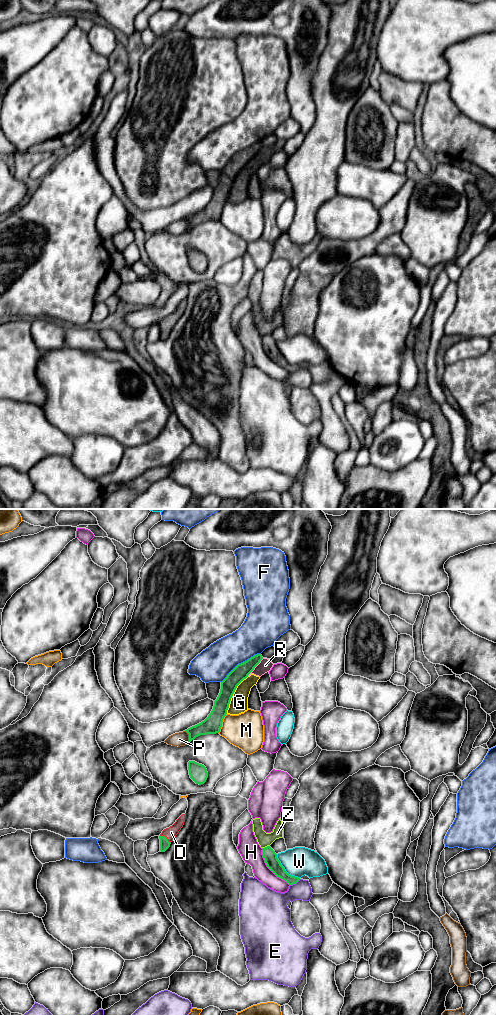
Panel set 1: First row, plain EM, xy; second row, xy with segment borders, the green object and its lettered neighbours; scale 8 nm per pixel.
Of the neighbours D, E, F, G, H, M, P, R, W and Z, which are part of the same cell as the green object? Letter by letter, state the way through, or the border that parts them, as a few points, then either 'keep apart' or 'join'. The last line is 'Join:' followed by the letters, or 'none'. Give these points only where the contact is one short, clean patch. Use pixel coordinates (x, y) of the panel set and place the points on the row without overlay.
D: way xy (164, 331), (165, 325), (171, 320); join
E: keep apart
F: keep apart
G: keep apart
H: keep apart
M: keep apart
P: keep apart
R: border xy (263, 146), (247, 163); keep apart
W: keep apart
Z: keep apart
Join: D

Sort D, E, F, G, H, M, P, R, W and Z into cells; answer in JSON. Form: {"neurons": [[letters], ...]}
{"neurons": [["D"], ["E"], ["F"], ["G", "R"], ["H"], ["M"], ["P"], ["W"], ["Z"]]}

